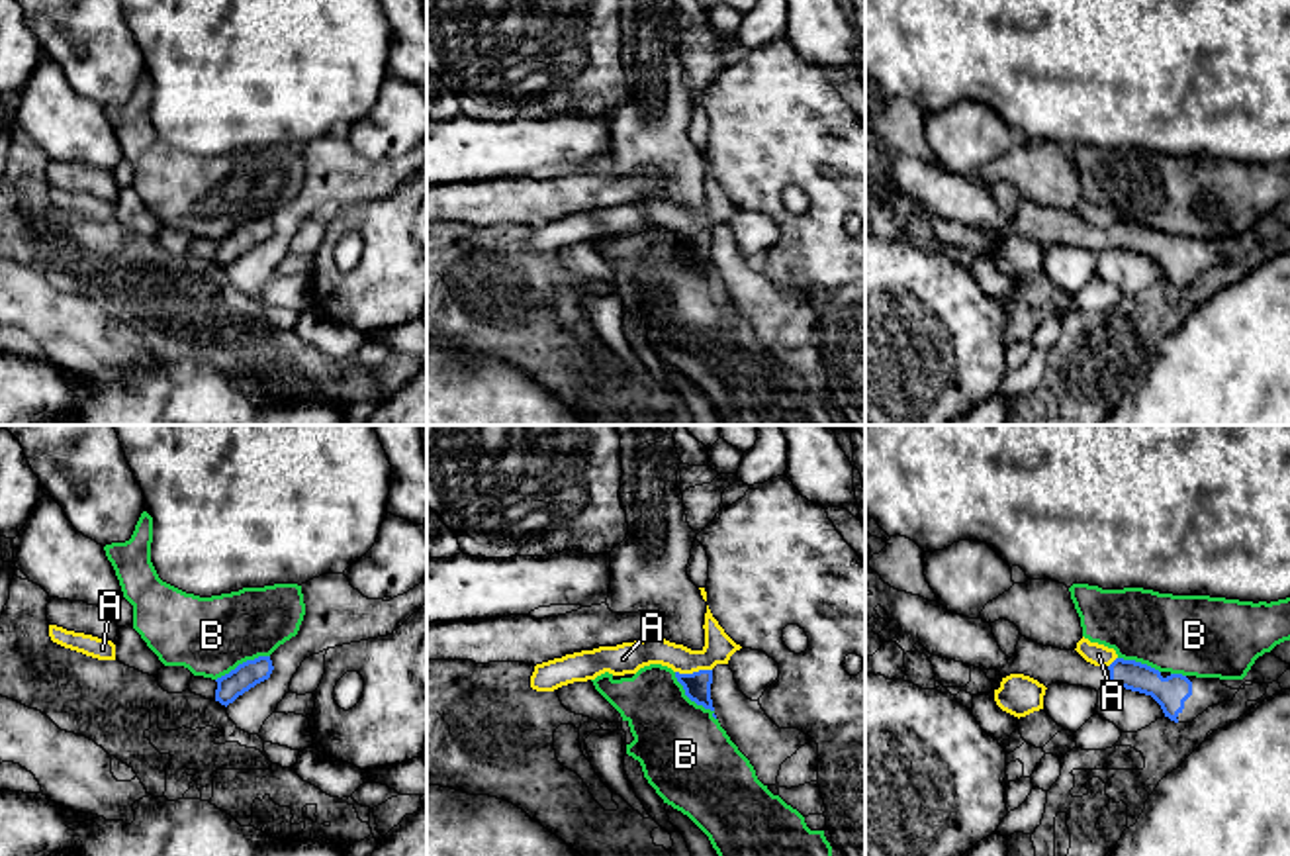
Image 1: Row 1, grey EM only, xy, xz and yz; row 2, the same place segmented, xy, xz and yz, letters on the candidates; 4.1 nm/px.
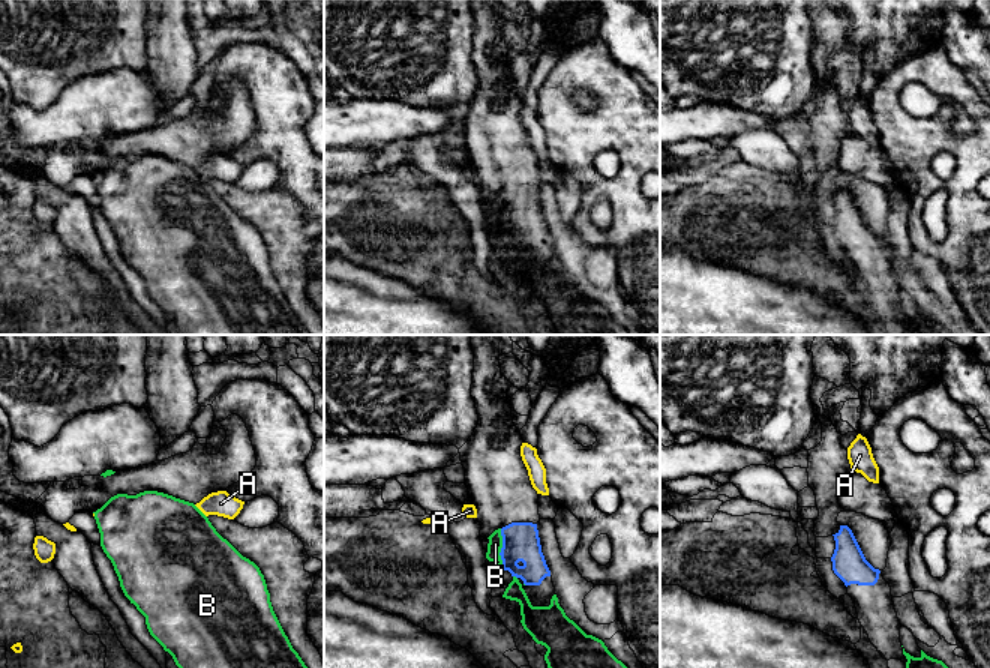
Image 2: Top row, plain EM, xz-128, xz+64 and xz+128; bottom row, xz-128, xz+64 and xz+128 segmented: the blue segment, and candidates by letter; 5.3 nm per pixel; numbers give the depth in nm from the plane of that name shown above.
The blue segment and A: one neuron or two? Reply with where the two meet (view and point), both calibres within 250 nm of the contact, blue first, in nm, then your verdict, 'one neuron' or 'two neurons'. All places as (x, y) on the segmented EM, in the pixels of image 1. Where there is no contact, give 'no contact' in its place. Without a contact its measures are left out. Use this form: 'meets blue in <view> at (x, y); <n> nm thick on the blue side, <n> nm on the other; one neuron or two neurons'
meets blue in xz at (693, 672); 110 nm thick on the blue side, 120 nm on the other; two neurons

